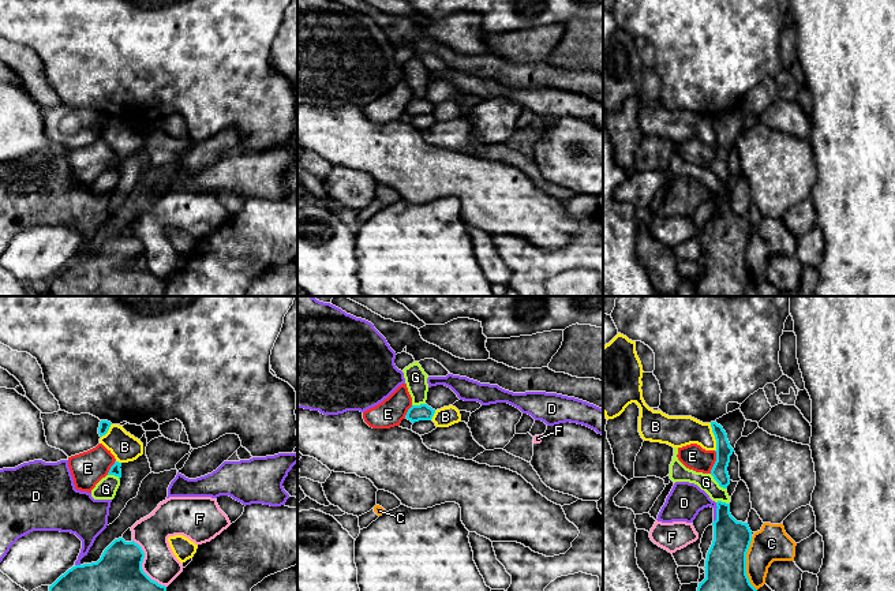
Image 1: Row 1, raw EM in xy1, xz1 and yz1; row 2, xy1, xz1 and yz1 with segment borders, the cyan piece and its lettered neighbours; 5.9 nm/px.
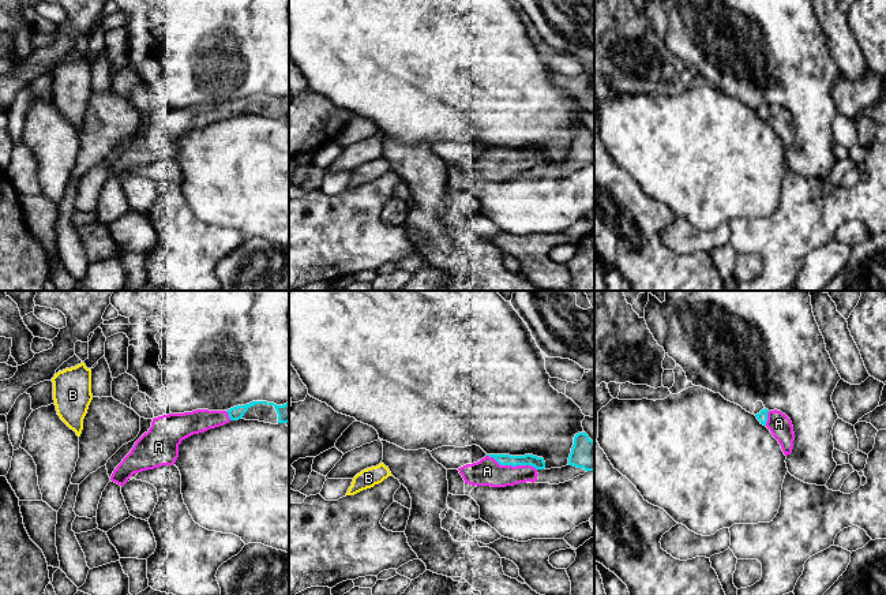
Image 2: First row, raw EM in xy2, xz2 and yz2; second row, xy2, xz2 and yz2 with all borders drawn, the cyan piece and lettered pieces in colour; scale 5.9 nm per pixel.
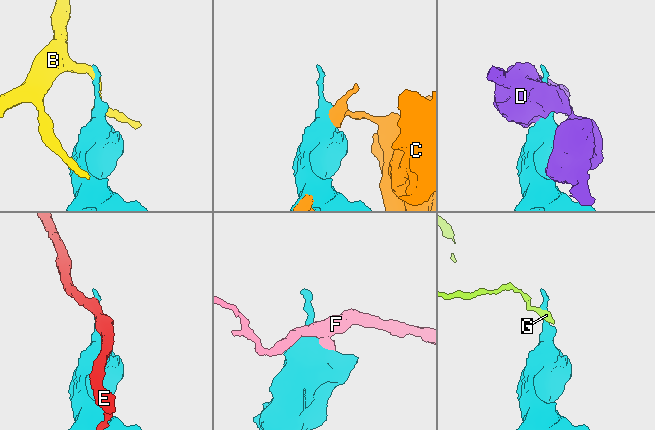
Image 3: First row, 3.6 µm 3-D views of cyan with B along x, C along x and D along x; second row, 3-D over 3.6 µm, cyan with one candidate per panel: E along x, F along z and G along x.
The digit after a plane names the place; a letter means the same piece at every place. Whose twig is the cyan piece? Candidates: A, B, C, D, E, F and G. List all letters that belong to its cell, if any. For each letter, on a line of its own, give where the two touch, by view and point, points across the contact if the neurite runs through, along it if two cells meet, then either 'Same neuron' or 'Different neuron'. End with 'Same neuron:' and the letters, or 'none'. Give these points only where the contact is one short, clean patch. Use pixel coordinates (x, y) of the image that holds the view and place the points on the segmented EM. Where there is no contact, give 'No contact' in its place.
A: Touches cyan at xz2 (511, 464). Same neuron
B: Touches cyan at yz1 (715, 437). Boundary: yz1 (710, 423), (715, 440), (715, 451). Different neuron
C: Touches cyan at yz1 (745, 564). Different neuron
D: Touches cyan at yz1 (716, 512). Different neuron
E: Touches cyan at yz1 (715, 462). Boundary: yz1 (715, 451), (715, 463), (710, 472). Different neuron
F: Touches cyan at xy1 (141, 567). Boundary: xy1 (133, 539), (143, 553), (142, 569), (165, 587). Different neuron
G: Touches cyan at yz1 (716, 481). Boundary: yz1 (710, 474), (725, 489). Different neuron
Same neuron: A

